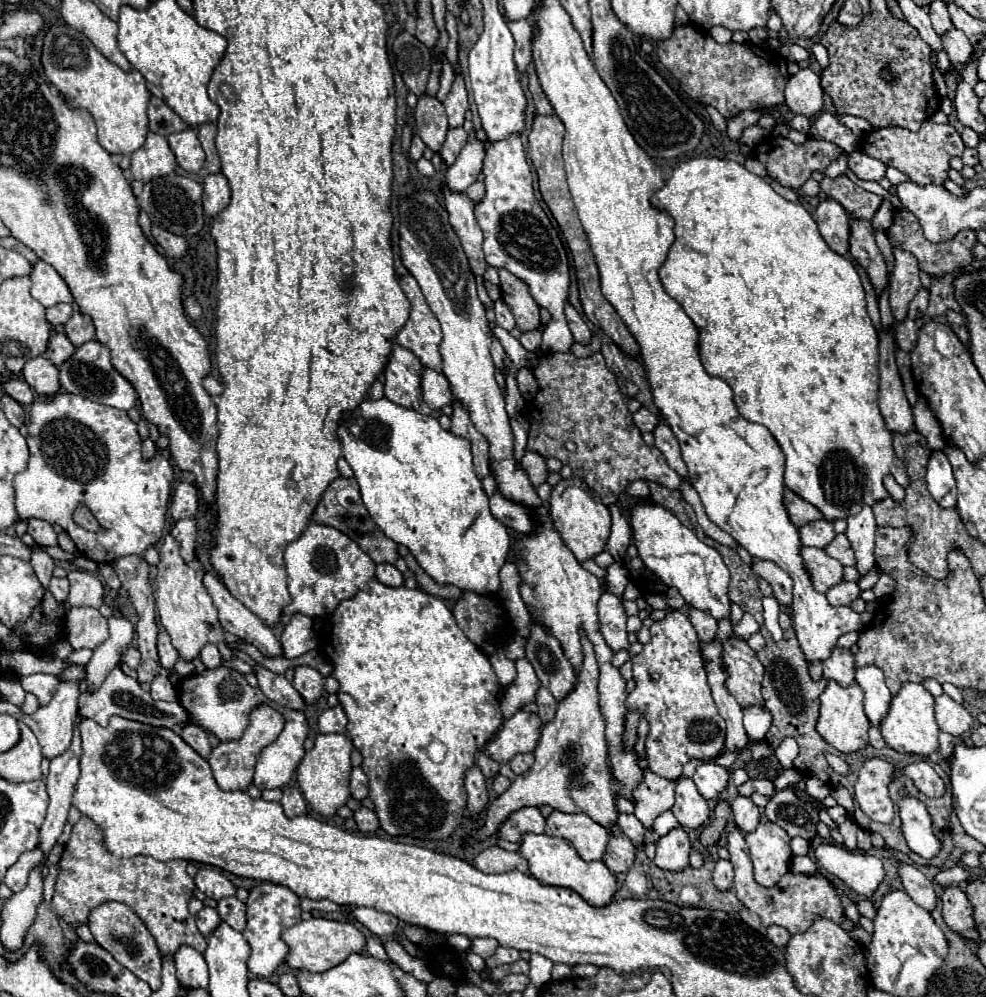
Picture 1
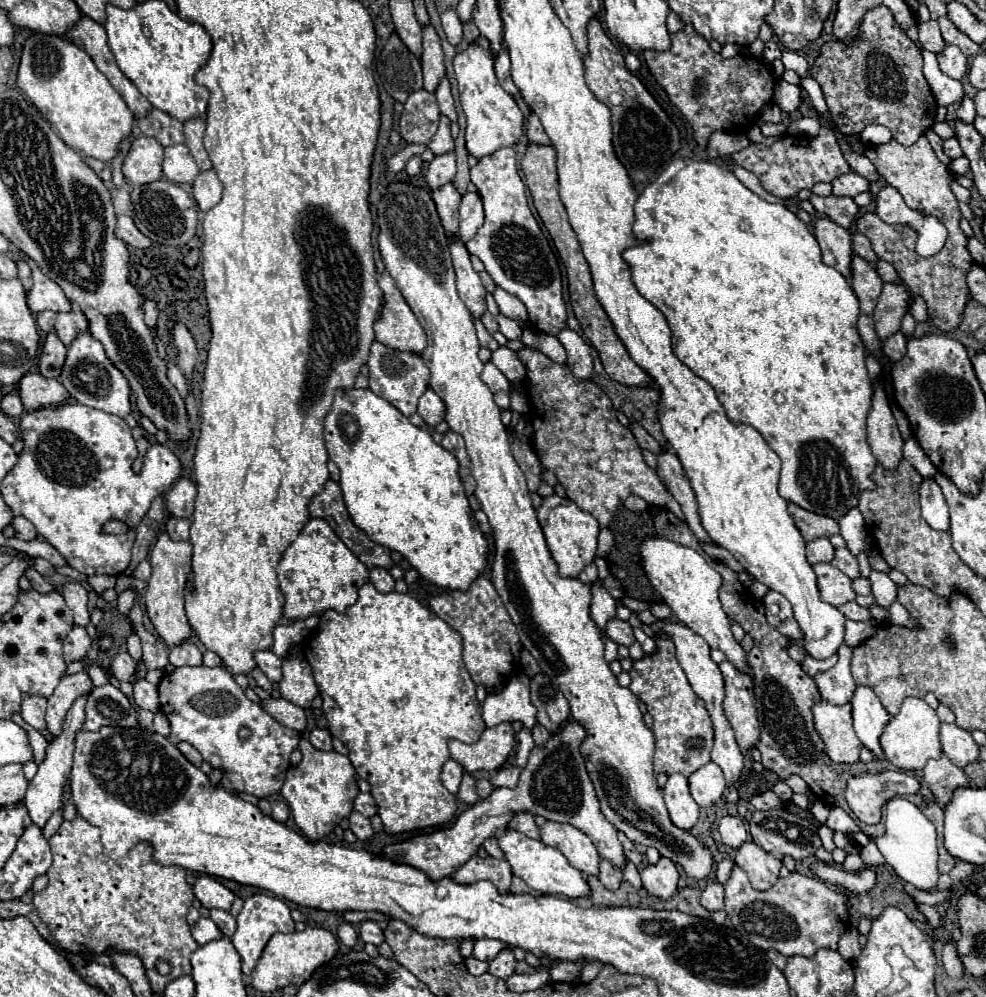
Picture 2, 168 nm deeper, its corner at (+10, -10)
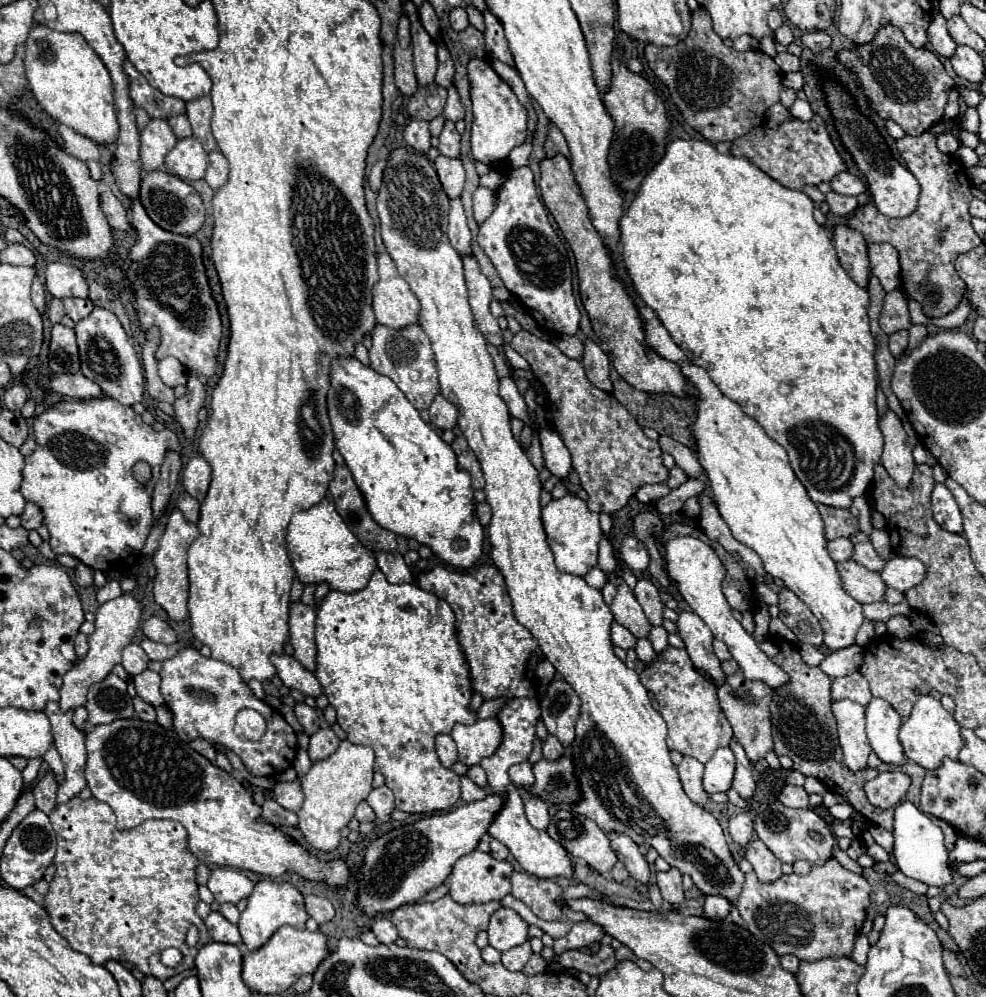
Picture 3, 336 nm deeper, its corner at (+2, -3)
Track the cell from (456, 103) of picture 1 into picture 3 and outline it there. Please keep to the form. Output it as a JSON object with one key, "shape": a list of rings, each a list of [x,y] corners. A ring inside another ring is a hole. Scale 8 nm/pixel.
{"shape":[[[447,119],[439,135],[439,153],[447,157],[459,157],[459,141],[461,141],[461,135],[457,133],[455,123]]]}

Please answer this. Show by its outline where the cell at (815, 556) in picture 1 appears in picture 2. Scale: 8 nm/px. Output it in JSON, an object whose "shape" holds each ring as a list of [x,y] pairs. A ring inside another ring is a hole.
{"shape":[[[817,564],[813,570],[819,576],[819,592],[821,598],[833,606],[841,606],[855,600],[855,592],[851,588],[851,578],[845,576],[833,564]]]}

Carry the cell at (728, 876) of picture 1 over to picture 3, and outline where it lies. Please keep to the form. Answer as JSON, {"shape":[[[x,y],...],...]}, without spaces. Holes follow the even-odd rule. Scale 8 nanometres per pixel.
{"shape":[[[707,895],[705,897],[705,917],[709,919],[725,919],[731,911],[731,903],[721,895]]]}

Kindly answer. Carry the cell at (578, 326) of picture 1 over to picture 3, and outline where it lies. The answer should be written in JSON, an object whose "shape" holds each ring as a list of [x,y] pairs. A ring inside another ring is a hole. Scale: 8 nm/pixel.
{"shape":[[[585,339],[585,351],[583,351],[583,359],[581,365],[587,373],[587,379],[603,389],[603,391],[611,391],[611,379],[609,379],[609,357],[601,351],[601,347],[591,341]]]}

